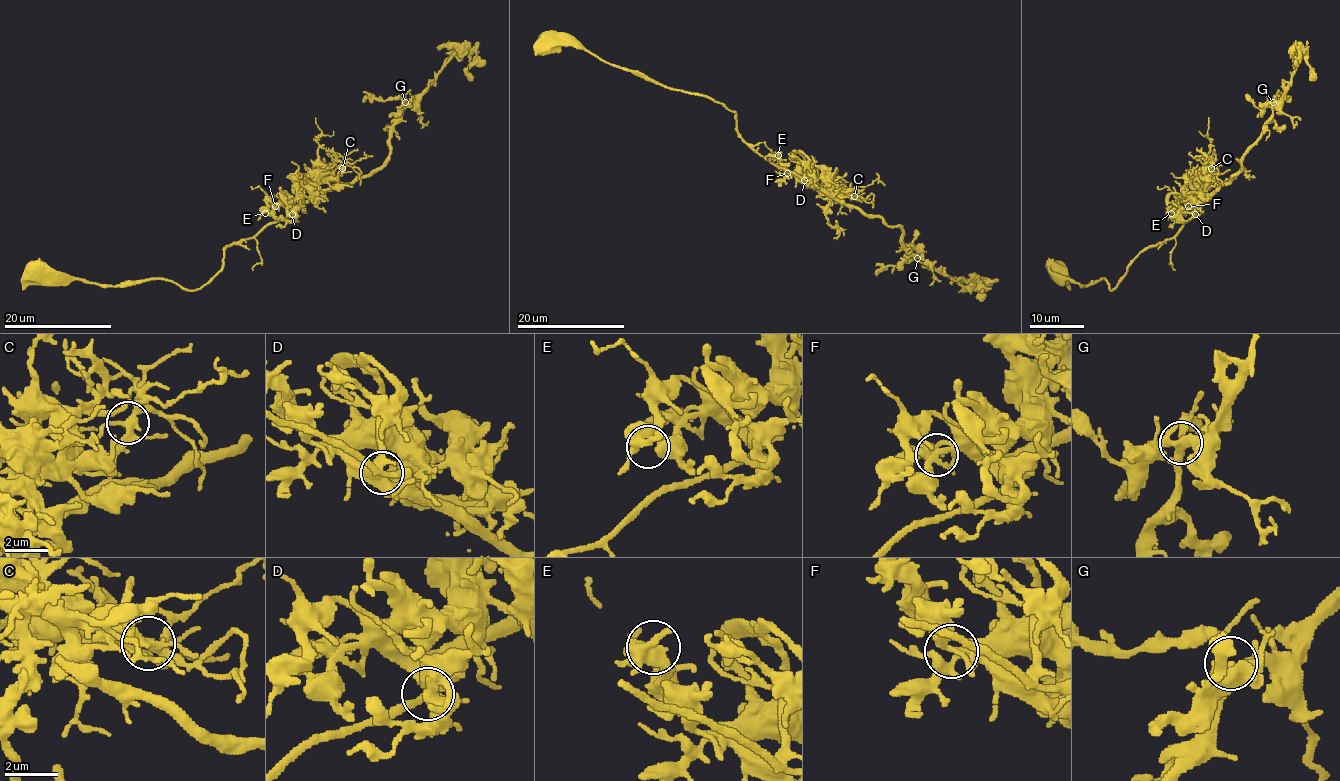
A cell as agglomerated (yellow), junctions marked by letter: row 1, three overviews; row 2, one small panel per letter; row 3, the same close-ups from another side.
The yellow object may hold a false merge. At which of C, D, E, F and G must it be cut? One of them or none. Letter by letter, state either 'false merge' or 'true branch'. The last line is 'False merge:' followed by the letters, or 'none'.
C: true branch
D: true branch
E: true branch
F: true branch
G: true branch
False merge: none

